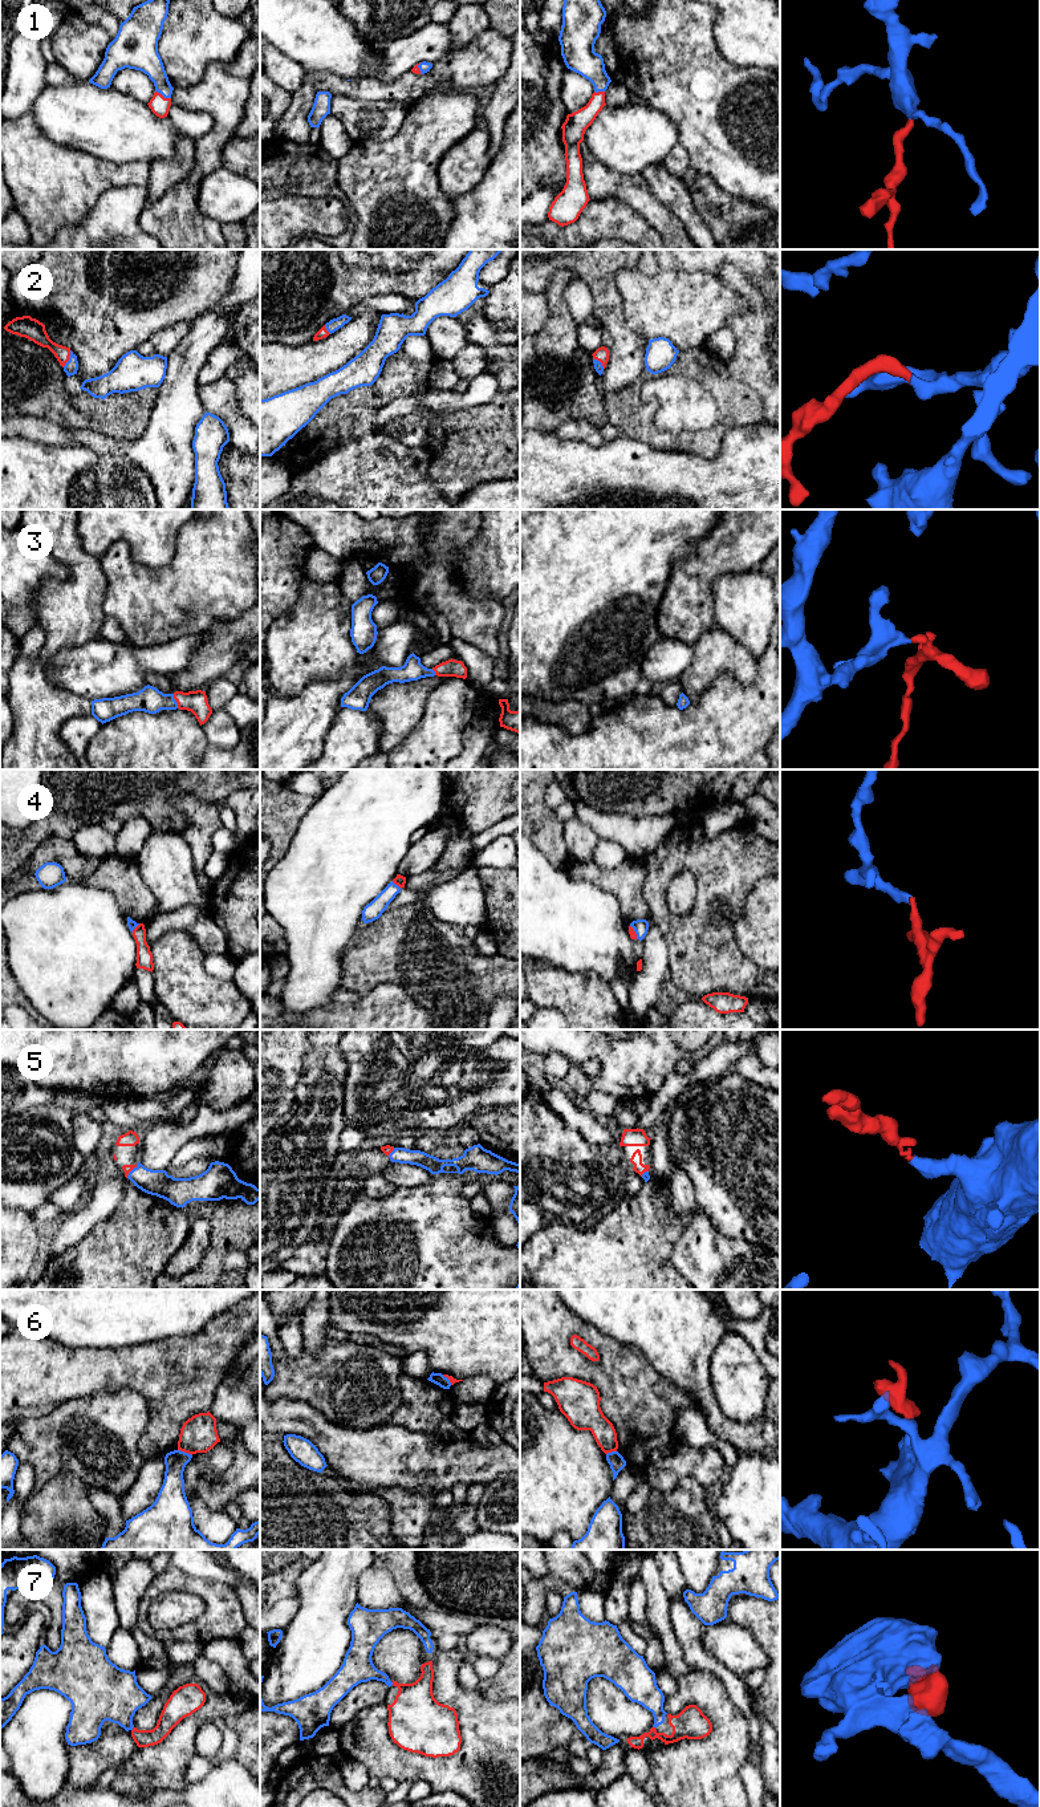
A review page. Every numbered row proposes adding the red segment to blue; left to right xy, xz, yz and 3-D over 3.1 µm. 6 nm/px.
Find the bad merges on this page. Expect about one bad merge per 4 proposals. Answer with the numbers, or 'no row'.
6

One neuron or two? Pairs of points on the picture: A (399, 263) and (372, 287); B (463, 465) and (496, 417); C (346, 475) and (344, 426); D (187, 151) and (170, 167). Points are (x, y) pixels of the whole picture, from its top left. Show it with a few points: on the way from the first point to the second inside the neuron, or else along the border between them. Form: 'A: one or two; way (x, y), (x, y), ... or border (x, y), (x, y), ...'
A: two; border (418, 263), (402, 272), (358, 268)
B: one; way (474, 453), (496, 429)
C: two; border (373, 431), (340, 446), (319, 461)
D: one; way (183, 155), (174, 165)

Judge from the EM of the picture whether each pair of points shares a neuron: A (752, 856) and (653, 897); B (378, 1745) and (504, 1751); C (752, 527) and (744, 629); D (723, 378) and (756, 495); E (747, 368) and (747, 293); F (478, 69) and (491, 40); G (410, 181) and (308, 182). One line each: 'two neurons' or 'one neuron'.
A: one neuron
B: one neuron
C: two neurons
D: two neurons
E: one neuron
F: one neuron
G: two neurons

